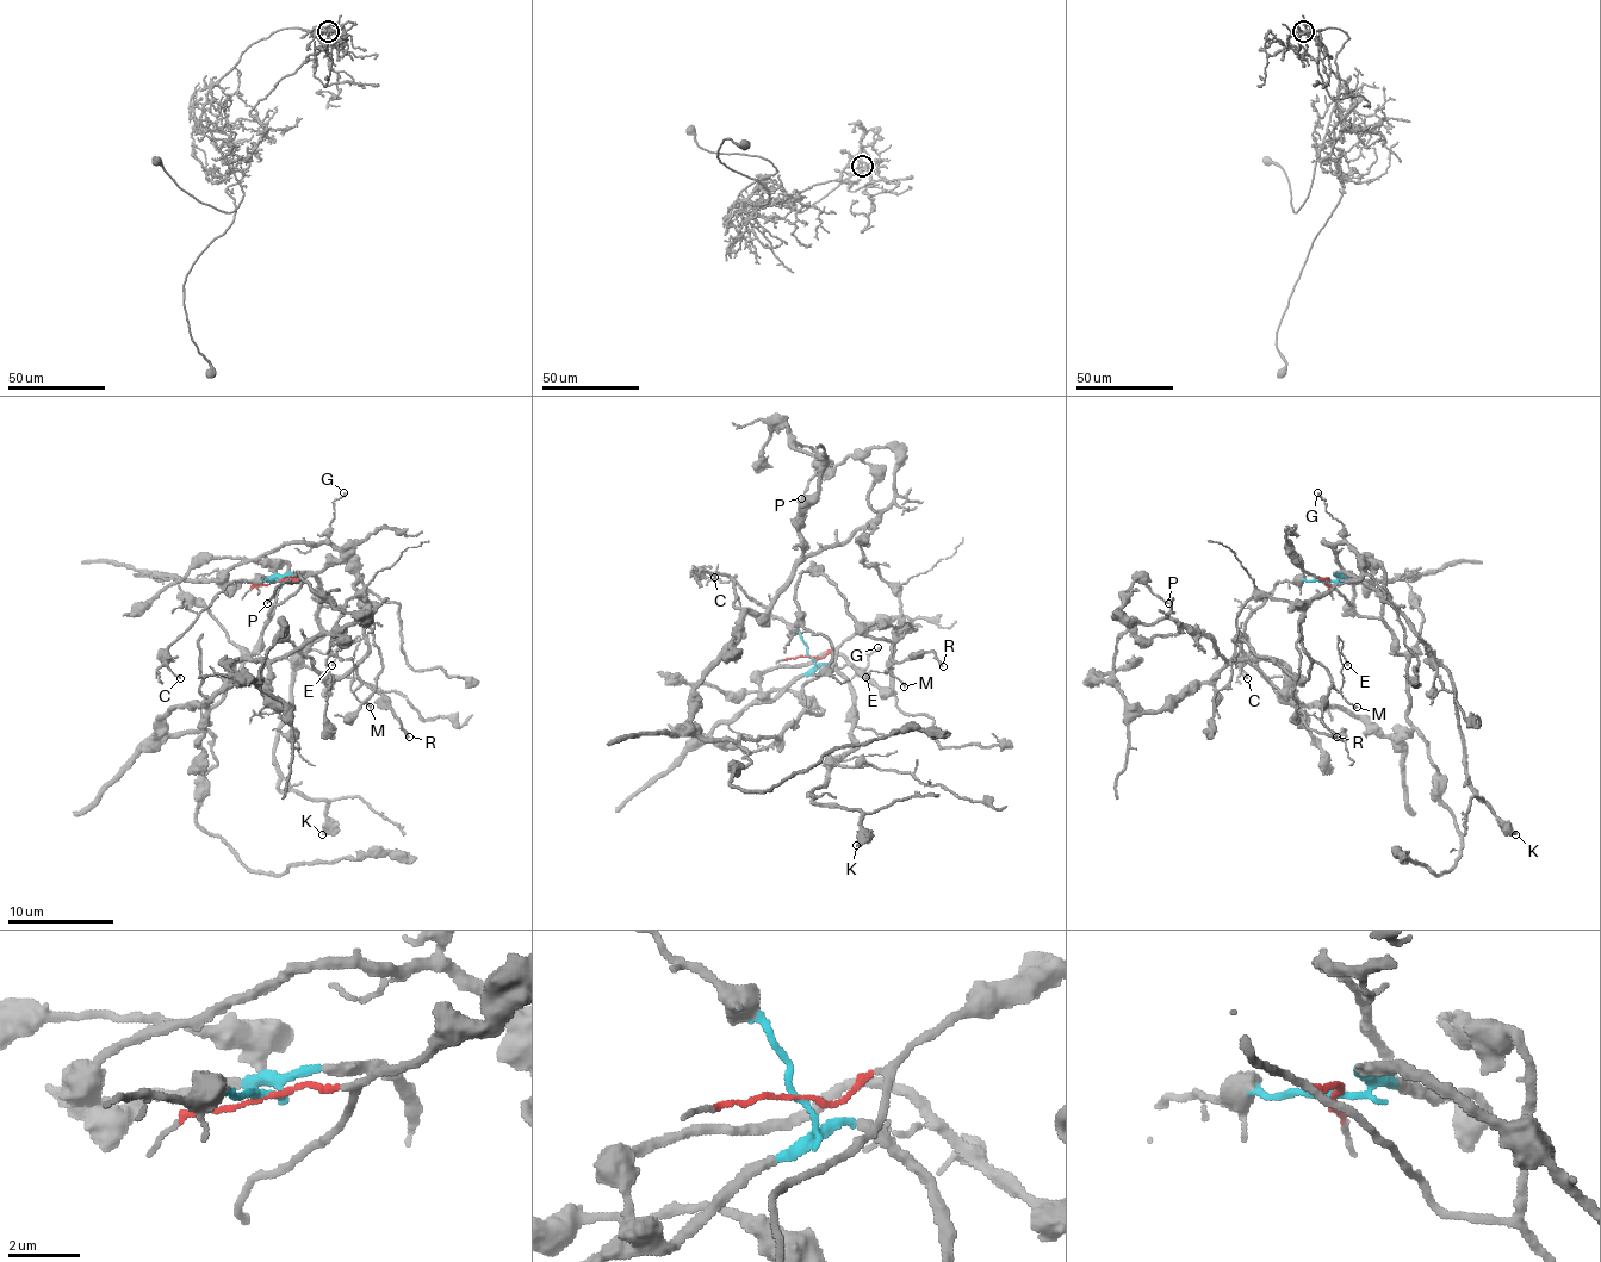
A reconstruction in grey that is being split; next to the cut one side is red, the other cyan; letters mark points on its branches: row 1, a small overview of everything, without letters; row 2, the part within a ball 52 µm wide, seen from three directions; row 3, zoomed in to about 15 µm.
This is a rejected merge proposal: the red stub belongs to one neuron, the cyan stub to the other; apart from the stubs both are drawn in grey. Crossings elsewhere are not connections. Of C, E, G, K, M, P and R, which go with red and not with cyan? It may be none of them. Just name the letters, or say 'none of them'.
P

